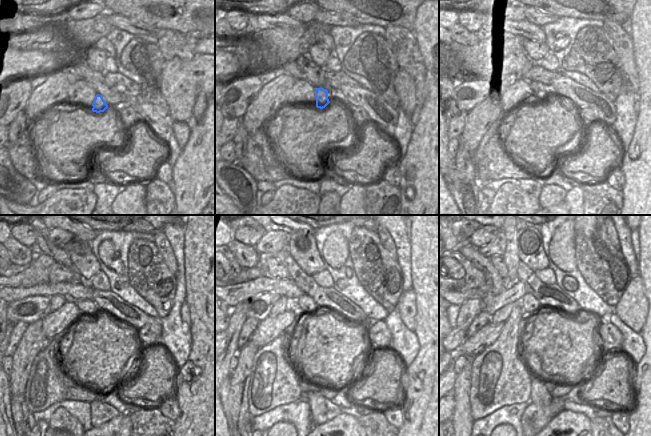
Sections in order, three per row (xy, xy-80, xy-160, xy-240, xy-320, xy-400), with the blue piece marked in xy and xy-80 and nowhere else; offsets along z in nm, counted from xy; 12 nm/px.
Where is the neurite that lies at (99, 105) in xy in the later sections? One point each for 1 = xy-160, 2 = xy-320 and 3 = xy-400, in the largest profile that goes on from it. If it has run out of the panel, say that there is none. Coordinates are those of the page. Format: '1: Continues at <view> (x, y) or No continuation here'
1: Continues at xy-160 (542, 91)
2: Continues at xy-320 (307, 304)
3: Continues at xy-400 (531, 305)

